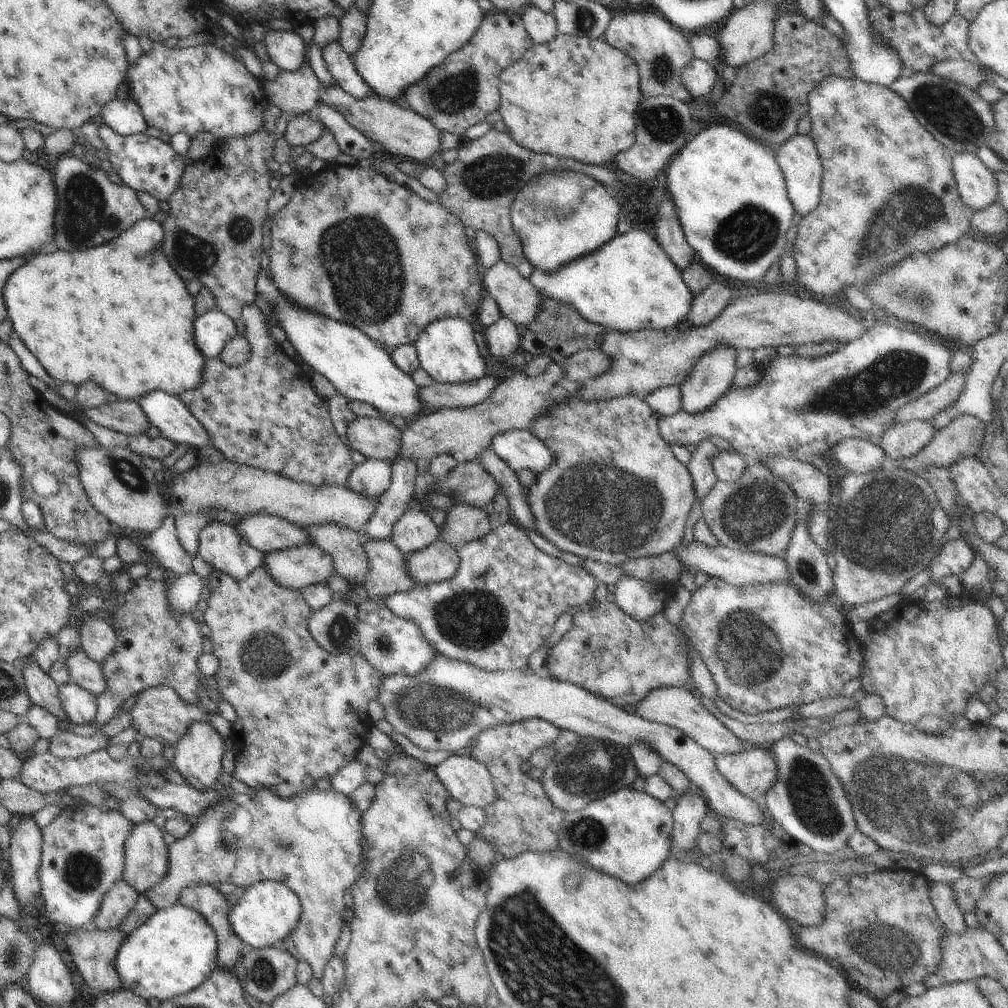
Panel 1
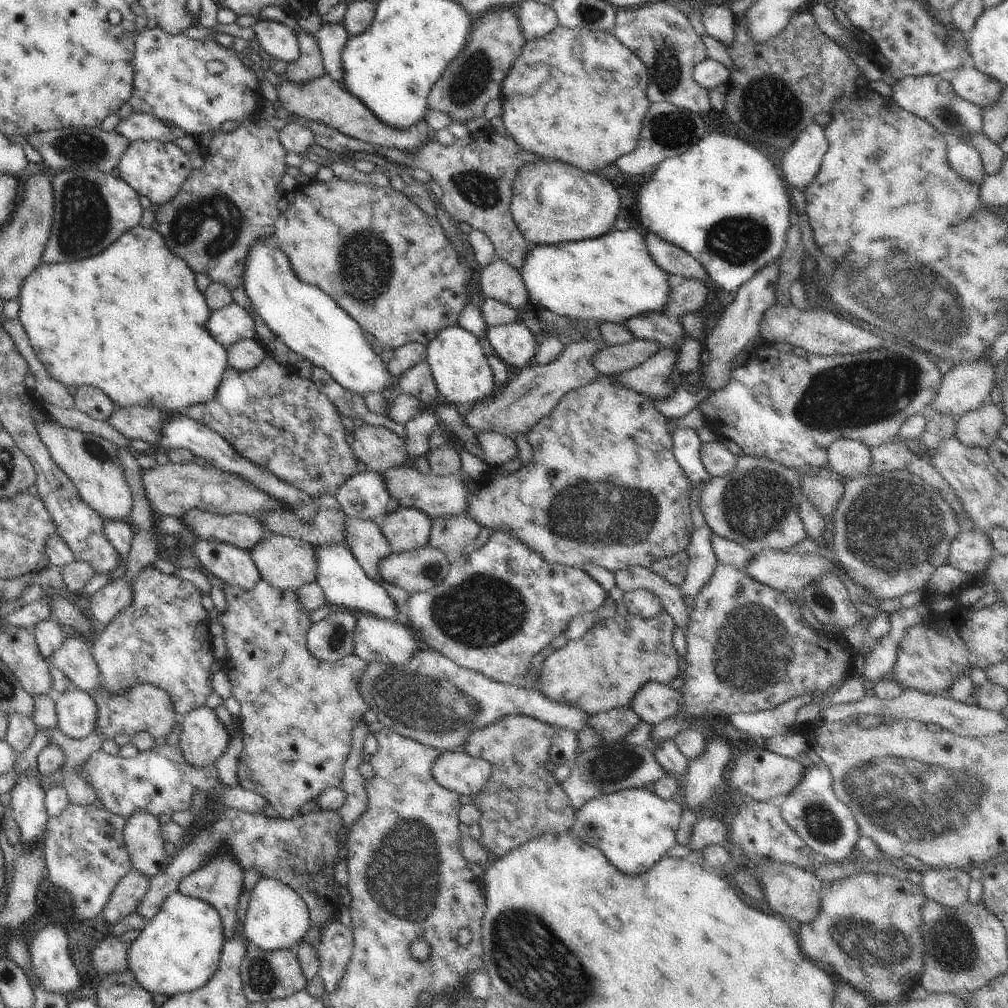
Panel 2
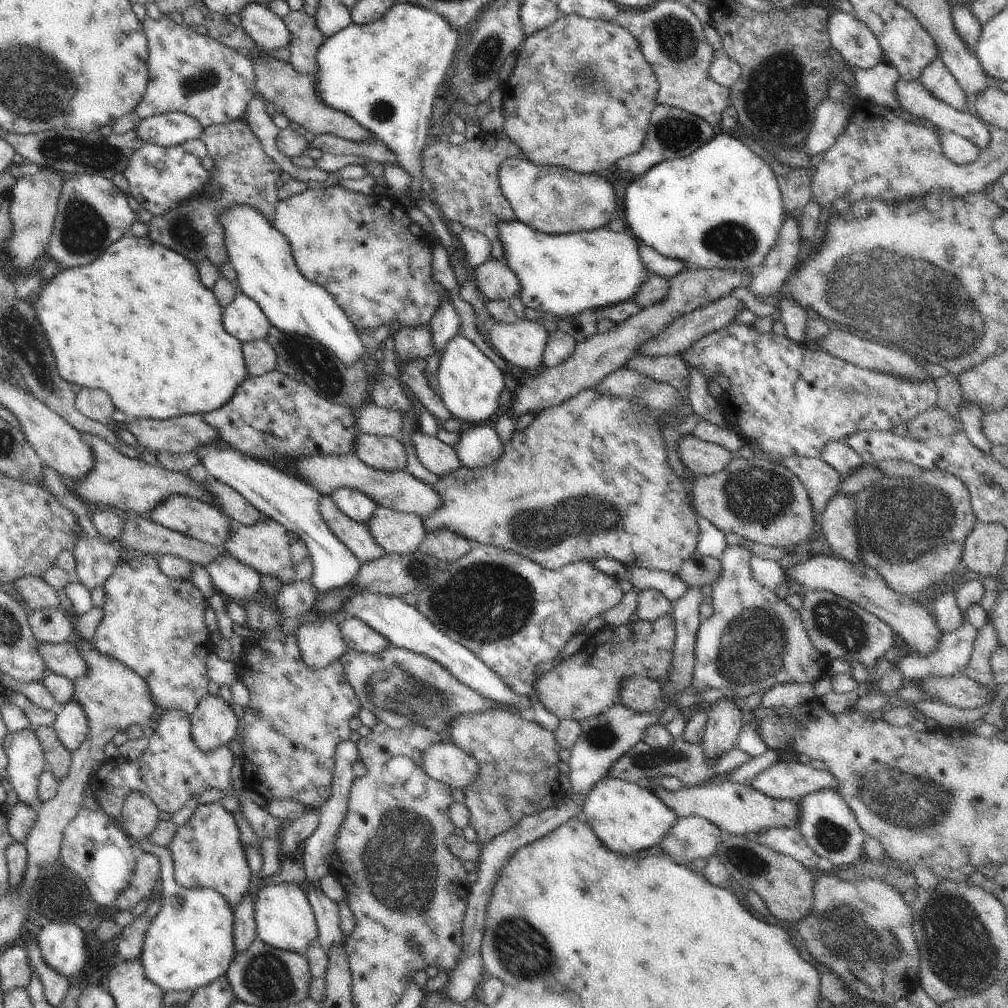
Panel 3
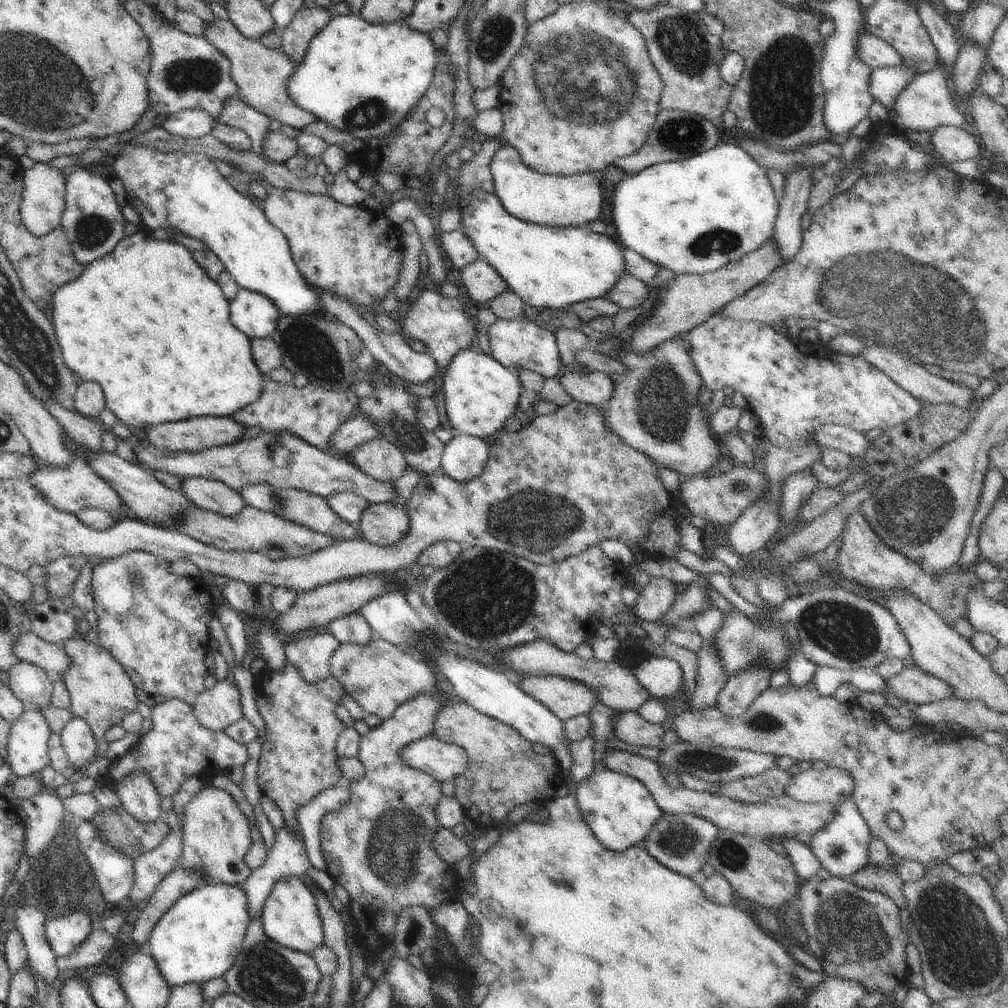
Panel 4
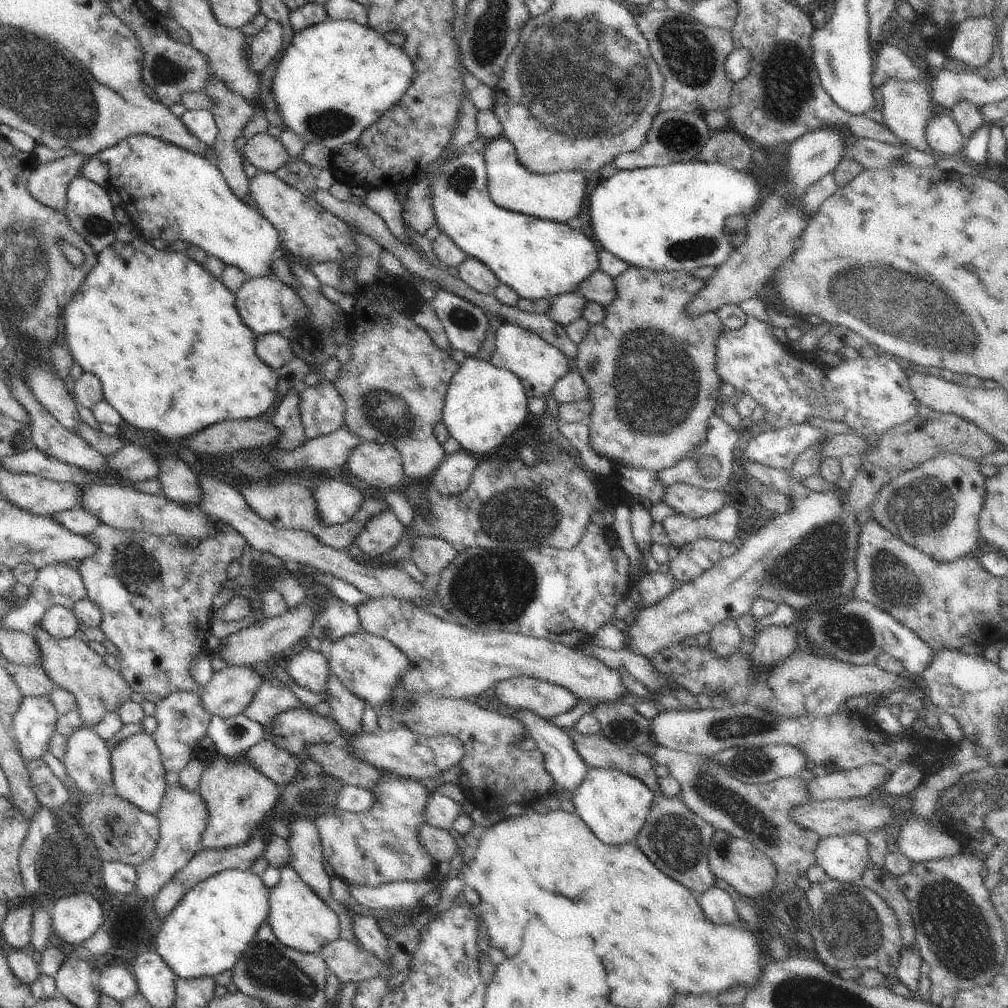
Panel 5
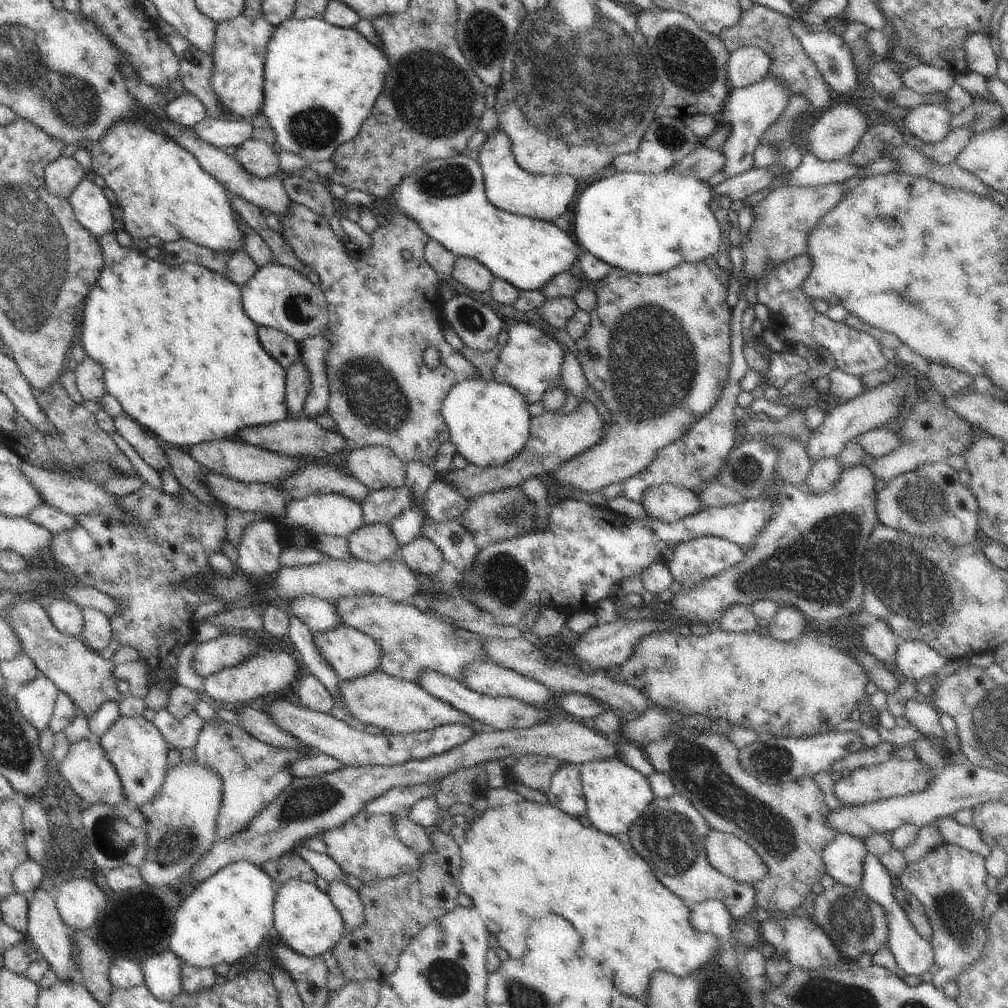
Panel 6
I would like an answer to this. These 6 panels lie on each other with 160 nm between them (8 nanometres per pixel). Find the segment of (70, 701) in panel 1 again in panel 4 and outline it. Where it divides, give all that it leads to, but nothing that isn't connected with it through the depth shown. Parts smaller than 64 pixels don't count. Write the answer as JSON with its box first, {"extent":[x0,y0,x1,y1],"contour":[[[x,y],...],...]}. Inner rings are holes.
{"extent":[61,717,96,772],"contour":[[[72,717],[62,729],[61,743],[70,766],[80,772],[96,760],[96,739],[90,725],[80,717]]]}

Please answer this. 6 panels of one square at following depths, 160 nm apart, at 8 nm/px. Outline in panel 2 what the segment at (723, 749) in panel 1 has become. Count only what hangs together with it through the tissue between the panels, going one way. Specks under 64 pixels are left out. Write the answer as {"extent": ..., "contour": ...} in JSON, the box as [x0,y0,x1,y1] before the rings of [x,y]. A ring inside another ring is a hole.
{"extent":[629,681,682,726],"contour":[[[650,681],[636,691],[629,705],[641,720],[655,726],[680,712],[682,695],[670,685]]]}

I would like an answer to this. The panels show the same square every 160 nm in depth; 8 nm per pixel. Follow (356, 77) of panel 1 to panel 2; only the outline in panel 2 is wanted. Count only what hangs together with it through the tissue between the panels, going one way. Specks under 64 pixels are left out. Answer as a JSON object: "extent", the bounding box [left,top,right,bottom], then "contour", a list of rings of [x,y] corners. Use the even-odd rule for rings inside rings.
{"extent":[316,22,349,82],"contour":[[[344,22],[323,24],[316,36],[323,56],[325,71],[335,81],[343,82],[344,70],[341,52],[349,37]]]}

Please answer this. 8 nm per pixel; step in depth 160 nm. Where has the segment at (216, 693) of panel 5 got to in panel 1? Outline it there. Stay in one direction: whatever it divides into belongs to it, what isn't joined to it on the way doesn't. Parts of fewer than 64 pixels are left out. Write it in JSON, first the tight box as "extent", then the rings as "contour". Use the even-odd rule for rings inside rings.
{"extent":[173,721,225,791],"contour":[[[194,721],[176,744],[173,766],[191,784],[190,787],[204,791],[218,786],[217,778],[222,771],[225,742],[210,721]]]}

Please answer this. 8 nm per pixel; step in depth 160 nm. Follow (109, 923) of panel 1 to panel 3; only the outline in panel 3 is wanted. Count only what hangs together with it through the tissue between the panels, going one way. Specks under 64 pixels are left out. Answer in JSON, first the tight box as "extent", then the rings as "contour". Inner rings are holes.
{"extent":[114,853,161,911],"contour":[[[138,853],[135,871],[129,887],[120,893],[114,906],[121,911],[133,909],[159,889],[161,860],[155,854]]]}

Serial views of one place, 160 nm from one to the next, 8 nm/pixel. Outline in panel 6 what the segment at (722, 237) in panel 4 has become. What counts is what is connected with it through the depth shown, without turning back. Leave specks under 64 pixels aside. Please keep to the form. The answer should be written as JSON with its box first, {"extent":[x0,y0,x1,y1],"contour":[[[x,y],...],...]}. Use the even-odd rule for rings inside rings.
{"extent":[570,171,722,275],"contour":[[[666,171],[657,175],[617,172],[580,190],[572,206],[574,220],[570,232],[582,250],[590,251],[611,267],[639,275],[663,273],[682,262],[698,262],[707,256],[716,258],[722,240],[720,226],[714,216],[713,188],[692,174],[683,177]]]}

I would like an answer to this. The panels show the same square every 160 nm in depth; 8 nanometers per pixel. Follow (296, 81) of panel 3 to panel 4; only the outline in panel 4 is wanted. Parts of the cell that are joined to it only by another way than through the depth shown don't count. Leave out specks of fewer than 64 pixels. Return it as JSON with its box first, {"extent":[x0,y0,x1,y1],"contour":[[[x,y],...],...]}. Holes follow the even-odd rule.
{"extent":[202,17,318,131],"contour":[[[220,17],[205,24],[202,36],[218,48],[224,56],[227,56],[230,61],[231,79],[238,87],[236,97],[241,101],[265,114],[271,120],[278,120],[282,125],[288,124],[299,131],[311,122],[318,121],[311,112],[296,106],[293,100],[290,100],[286,85],[297,64],[282,50],[269,49],[260,40],[241,35],[230,19],[225,20]]]}

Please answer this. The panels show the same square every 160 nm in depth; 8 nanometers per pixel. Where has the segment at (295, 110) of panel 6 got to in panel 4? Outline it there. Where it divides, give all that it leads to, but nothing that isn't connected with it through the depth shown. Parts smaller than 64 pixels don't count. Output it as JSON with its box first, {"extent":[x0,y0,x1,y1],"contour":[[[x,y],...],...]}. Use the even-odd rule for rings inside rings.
{"extent":[286,15,437,141],"contour":[[[338,15],[318,32],[316,36],[312,37],[302,62],[294,69],[292,76],[290,76],[289,81],[287,82],[286,88],[290,100],[293,100],[293,103],[296,104],[296,106],[311,112],[318,121],[322,120],[322,122],[326,122],[328,126],[339,128],[342,131],[346,131],[346,134],[352,134],[354,138],[360,138],[360,140],[363,141],[370,137],[379,139],[384,135],[389,135],[389,132],[396,125],[399,125],[404,119],[409,117],[409,112],[420,98],[422,98],[422,95],[429,87],[430,81],[433,79],[436,61],[437,56],[431,38],[427,33],[413,31],[407,25],[407,20],[396,21],[395,23],[390,24],[370,24],[360,15]]]}

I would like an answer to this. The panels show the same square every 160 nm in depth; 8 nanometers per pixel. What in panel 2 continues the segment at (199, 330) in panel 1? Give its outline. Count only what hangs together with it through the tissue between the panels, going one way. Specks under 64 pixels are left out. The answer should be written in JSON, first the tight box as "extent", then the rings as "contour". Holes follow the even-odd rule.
{"extent":[207,301,258,348],"contour":[[[232,301],[220,310],[213,311],[207,320],[209,333],[226,348],[241,340],[258,339],[258,318],[251,308]]]}

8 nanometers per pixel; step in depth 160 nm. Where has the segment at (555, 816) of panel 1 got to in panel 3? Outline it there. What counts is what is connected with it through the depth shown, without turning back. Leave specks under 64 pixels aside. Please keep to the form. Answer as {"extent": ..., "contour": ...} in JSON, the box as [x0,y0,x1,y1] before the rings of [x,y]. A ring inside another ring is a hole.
{"extent":[449,707,566,845],"contour":[[[492,707],[484,712],[460,713],[451,720],[449,726],[451,741],[466,754],[471,754],[479,766],[473,783],[462,789],[464,793],[462,802],[470,811],[469,824],[477,832],[478,842],[481,845],[488,844],[497,836],[515,827],[525,816],[561,805],[566,792],[560,786],[558,751],[561,746],[555,739],[554,732],[542,728],[536,721],[530,722],[521,718],[518,713]]]}

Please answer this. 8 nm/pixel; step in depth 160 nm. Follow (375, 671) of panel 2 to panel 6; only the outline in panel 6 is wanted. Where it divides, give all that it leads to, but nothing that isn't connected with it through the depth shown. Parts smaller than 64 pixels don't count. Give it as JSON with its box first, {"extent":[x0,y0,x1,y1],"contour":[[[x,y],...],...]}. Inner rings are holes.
{"extent":[313,623,381,680],"contour":[[[346,623],[313,633],[313,641],[339,680],[358,678],[376,670],[380,664],[381,648],[371,636]]]}

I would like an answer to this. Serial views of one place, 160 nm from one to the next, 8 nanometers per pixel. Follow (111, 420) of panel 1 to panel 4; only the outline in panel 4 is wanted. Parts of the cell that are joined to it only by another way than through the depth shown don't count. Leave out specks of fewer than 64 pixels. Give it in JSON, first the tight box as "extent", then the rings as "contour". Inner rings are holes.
{"extent":[146,416,244,452],"contour":[[[205,416],[178,421],[177,423],[164,423],[146,430],[150,444],[158,448],[167,448],[172,452],[200,452],[212,447],[239,443],[243,439],[244,428],[244,424],[234,420],[232,417]]]}

